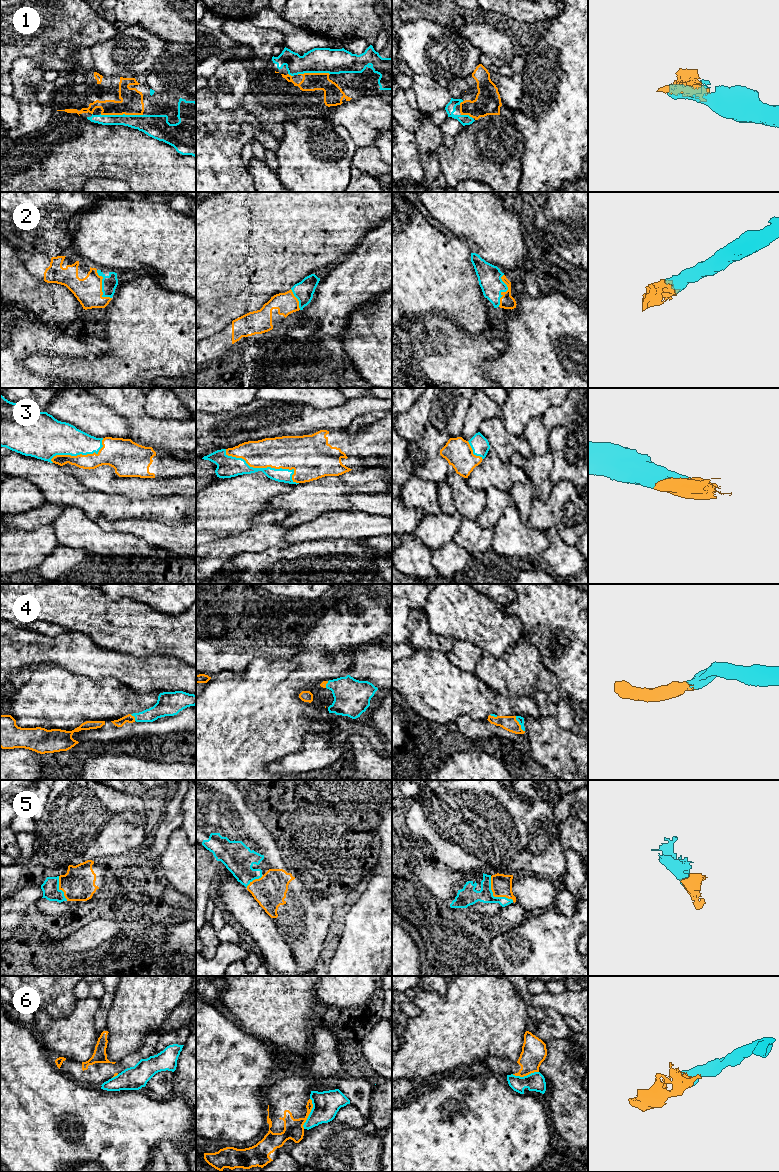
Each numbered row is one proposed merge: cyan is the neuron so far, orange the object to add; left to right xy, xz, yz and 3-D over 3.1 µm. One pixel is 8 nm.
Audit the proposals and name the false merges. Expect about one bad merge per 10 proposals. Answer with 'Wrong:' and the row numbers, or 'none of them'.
Wrong: 6

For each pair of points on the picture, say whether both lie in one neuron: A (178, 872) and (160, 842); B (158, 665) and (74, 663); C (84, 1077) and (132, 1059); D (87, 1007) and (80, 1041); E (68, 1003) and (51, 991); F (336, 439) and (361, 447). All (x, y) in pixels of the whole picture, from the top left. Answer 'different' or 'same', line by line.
A: different
B: same
C: same
D: same
E: same
F: same

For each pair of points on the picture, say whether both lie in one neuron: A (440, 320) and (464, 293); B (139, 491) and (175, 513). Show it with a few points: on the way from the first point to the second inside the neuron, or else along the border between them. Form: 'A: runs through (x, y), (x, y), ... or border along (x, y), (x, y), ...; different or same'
A: border along (422, 313), (446, 313), (451, 315), (464, 328); different
B: border along (126, 495), (136, 499), (172, 496); different

